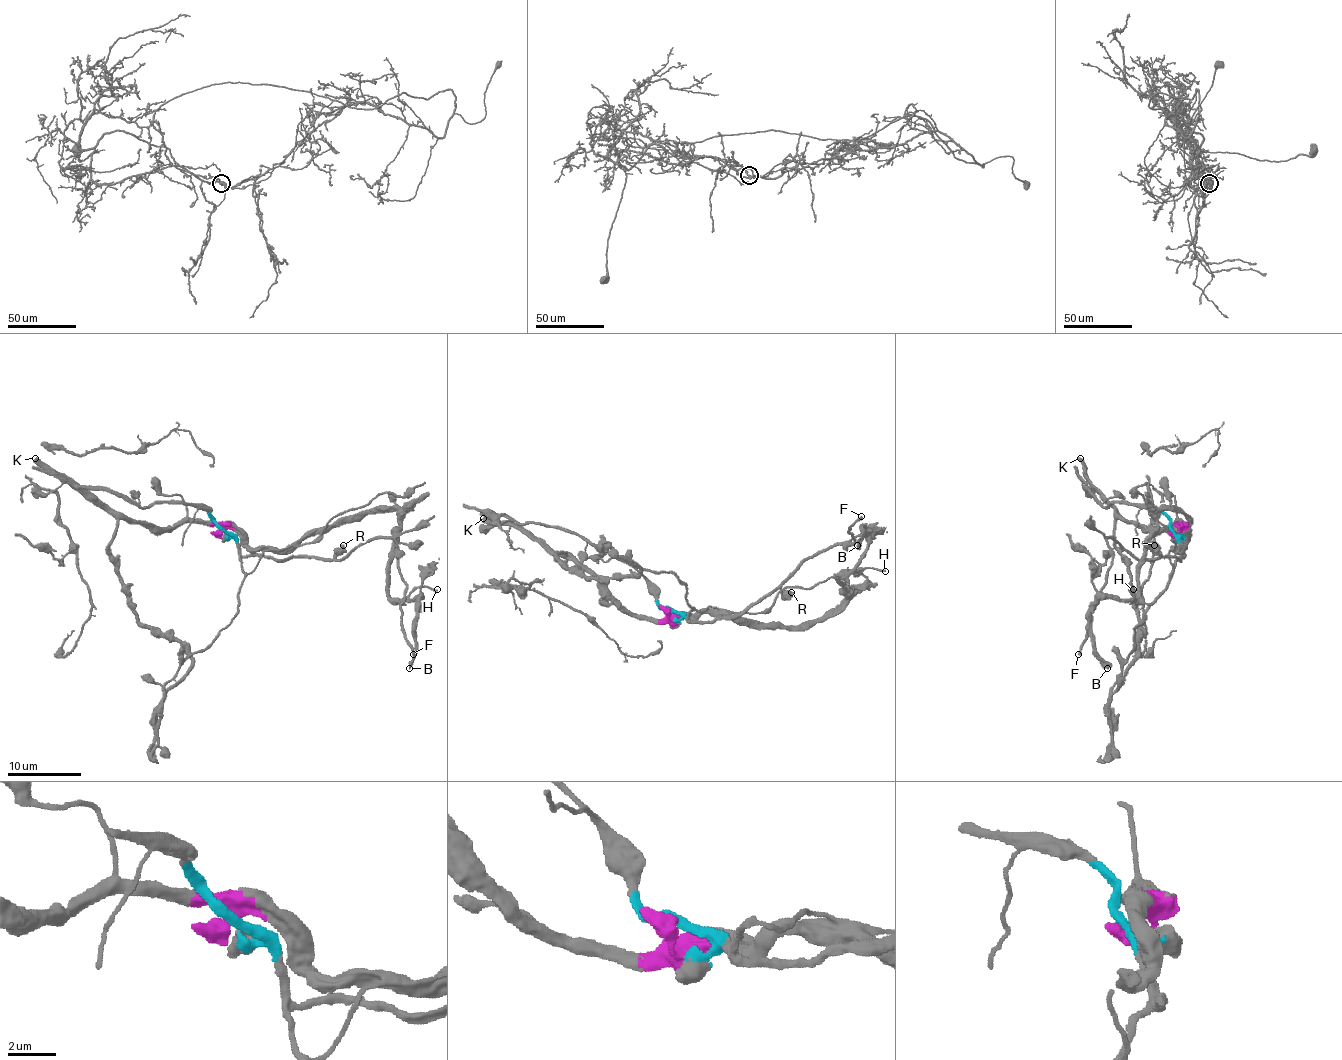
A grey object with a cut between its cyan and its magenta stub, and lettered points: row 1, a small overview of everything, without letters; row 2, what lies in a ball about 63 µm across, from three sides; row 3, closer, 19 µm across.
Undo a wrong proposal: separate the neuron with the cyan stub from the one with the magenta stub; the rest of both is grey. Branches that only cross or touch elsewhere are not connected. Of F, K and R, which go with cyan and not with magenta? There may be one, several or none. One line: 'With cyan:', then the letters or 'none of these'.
With cyan: F, R

